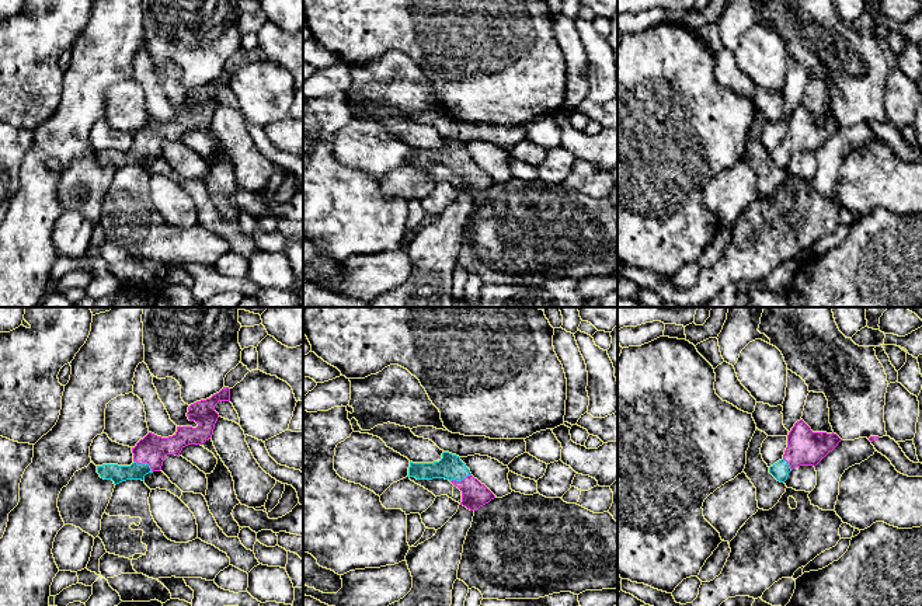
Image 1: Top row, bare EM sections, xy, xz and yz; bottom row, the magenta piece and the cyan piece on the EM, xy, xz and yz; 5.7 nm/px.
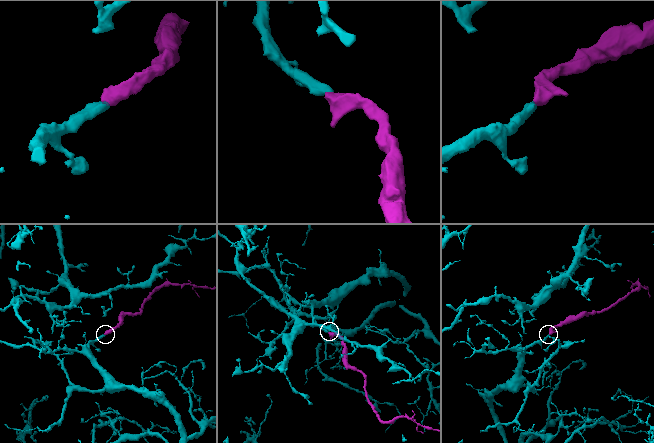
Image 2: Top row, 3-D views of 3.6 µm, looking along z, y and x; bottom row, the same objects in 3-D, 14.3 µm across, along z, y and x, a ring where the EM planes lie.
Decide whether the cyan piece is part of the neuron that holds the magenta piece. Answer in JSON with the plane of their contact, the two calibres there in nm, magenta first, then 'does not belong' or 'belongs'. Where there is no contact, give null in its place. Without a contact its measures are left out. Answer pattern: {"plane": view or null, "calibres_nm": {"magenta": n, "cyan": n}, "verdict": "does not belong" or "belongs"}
{"plane": "xy", "calibres_nm": {"magenta": 170, "cyan": 100}, "verdict": "belongs"}

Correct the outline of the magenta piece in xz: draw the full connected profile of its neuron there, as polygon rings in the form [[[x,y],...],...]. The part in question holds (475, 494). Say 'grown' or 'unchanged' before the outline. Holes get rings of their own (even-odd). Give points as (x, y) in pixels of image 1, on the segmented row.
grown | [[[449,452],[442,453],[442,459],[434,463],[410,462],[408,476],[417,480],[445,478],[462,491],[460,505],[470,511],[477,511],[488,504],[495,495],[477,478],[474,478],[459,456]]]

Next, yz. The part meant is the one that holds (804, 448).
grown | [[[797,421],[787,435],[783,459],[769,467],[769,473],[784,483],[789,473],[800,466],[817,466],[842,439],[836,433],[813,432],[803,421]]]

